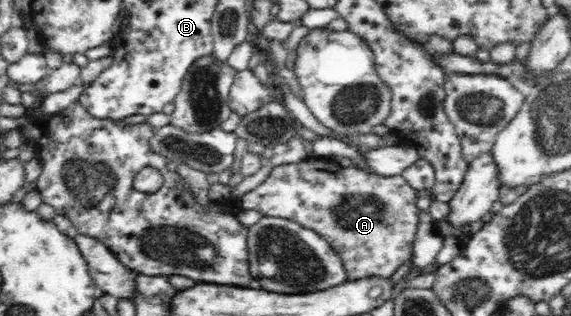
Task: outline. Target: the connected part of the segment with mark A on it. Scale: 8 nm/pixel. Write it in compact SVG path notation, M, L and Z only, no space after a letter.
M331 158L306 159L300 163L275 166L264 182L244 193L236 203L242 209L260 211L266 217L280 217L295 221L306 229L326 237L344 264L347 281L360 277L383 277L390 279L396 269L413 260L413 245L418 231L418 197L430 196L432 190L414 189L401 176L384 177L356 167L343 167Z

